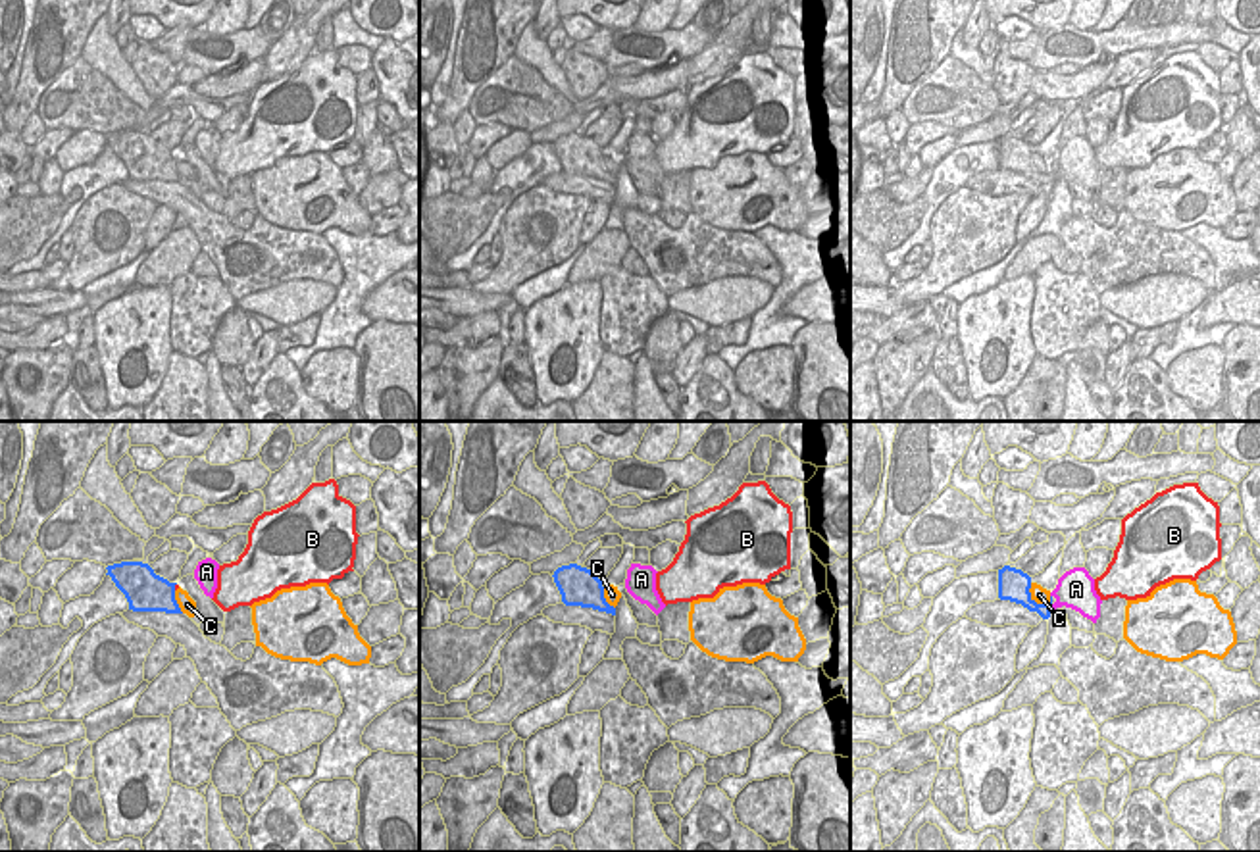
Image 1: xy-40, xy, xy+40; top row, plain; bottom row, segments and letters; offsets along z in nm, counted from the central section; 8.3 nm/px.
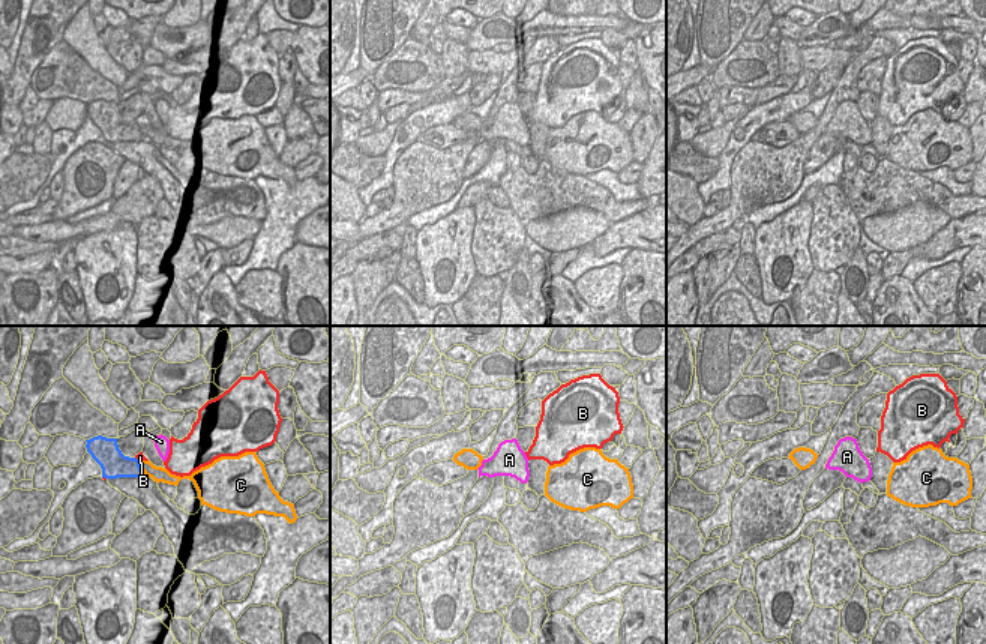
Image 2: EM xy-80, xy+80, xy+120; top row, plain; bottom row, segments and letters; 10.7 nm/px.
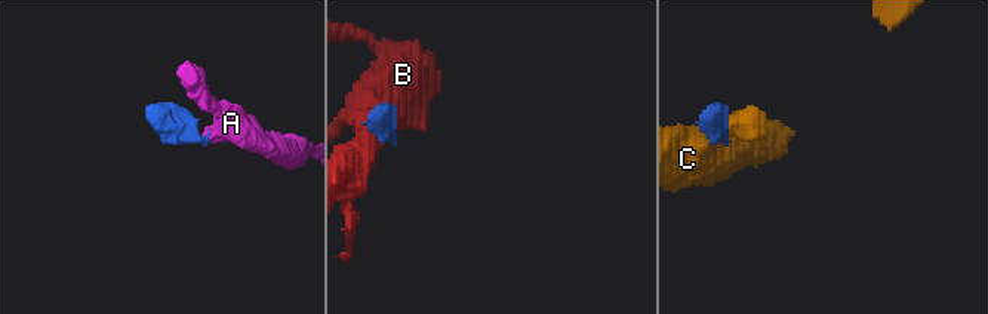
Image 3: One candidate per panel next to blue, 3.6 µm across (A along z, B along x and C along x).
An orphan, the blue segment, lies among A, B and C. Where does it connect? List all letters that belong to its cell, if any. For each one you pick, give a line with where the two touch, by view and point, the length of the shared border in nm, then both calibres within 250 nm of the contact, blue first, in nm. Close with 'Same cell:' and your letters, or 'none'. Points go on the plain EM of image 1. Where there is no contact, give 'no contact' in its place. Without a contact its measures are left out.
A: xy+40 (1049, 177) | 70 nm | 130/280 nm
Same cell: A

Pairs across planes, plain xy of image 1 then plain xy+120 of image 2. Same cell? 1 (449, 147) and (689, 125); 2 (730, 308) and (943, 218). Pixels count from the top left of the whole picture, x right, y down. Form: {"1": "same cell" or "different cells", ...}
{"1": "different cells", "2": "same cell"}

